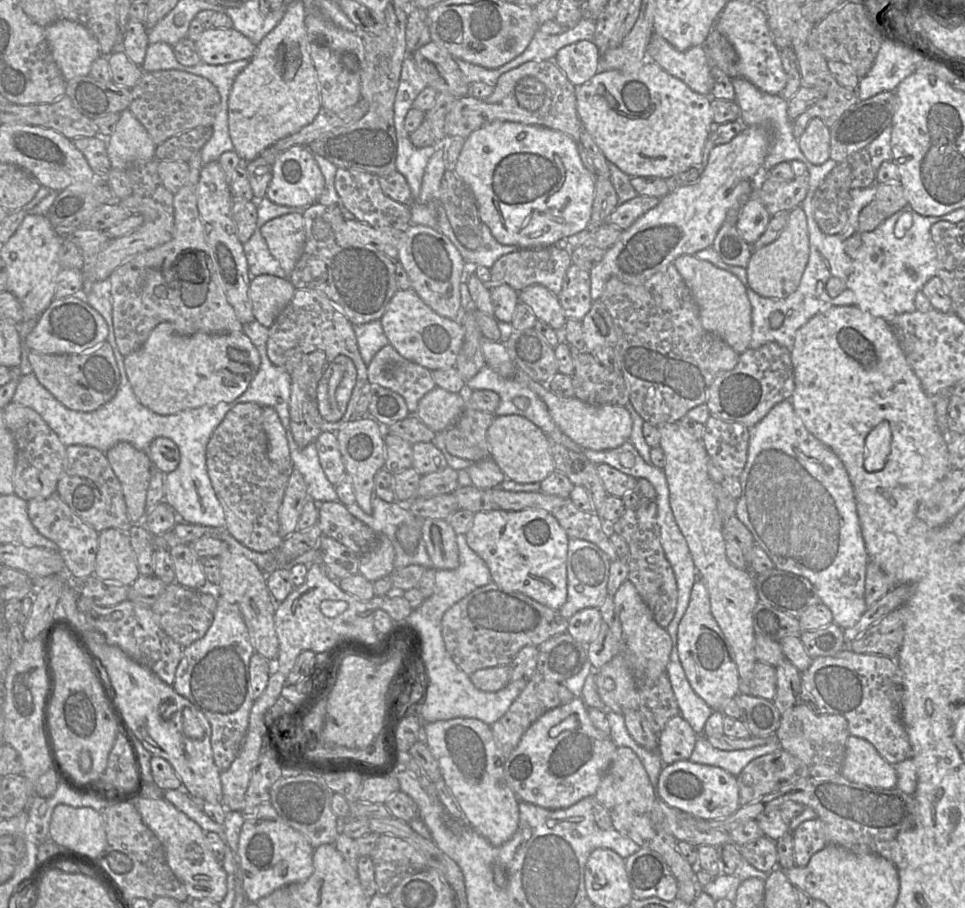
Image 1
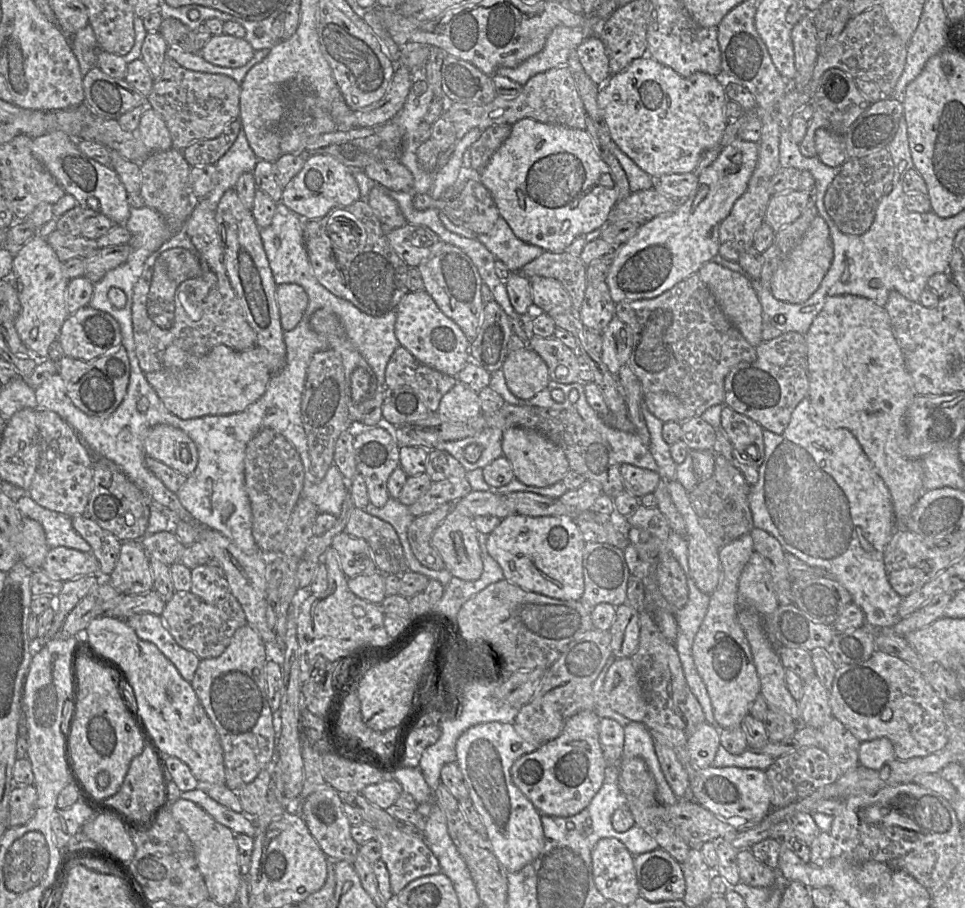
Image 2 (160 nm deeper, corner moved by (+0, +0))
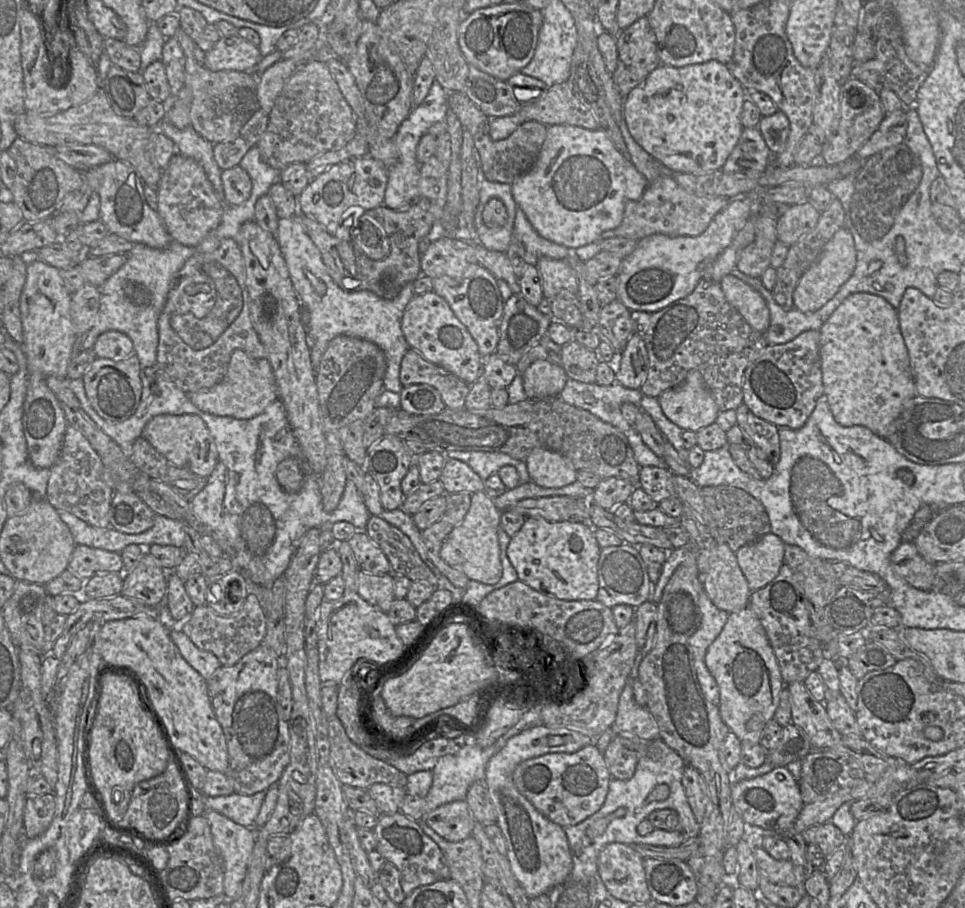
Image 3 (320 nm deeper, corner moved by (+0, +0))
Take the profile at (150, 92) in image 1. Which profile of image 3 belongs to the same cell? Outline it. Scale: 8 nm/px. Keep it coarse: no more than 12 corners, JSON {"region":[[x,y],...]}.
{"region":[[194,40],[186,58],[190,126],[213,144],[235,140],[259,110],[258,76],[210,71]]}

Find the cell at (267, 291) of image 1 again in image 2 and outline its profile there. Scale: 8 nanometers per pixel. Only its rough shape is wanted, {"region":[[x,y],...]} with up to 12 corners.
{"region":[[279,284],[276,300],[282,328],[294,329],[309,303],[298,284]]}

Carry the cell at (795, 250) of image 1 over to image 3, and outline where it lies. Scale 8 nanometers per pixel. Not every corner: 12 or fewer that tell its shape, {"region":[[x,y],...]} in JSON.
{"region":[[840,228],[805,271],[794,307],[814,312],[851,277],[857,253]]}

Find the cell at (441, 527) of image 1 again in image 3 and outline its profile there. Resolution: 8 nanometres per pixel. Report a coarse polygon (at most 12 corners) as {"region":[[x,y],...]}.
{"region":[[484,491],[464,519],[440,557],[469,580],[502,576],[501,511]]}

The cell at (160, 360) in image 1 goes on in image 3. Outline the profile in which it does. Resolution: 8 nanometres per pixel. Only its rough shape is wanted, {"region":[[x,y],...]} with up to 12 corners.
{"region":[[233,351],[221,382],[200,410],[253,418],[278,398],[268,359]]}

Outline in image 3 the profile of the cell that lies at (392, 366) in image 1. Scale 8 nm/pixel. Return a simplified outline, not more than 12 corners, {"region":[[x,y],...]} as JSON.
{"region":[[410,348],[403,387],[431,385],[447,409],[464,409],[470,385]]}

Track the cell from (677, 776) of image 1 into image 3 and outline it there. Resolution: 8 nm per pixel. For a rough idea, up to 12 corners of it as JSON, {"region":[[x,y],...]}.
{"region":[[785,767],[731,786],[746,824],[780,835],[790,861],[807,862],[794,831],[798,780]]}

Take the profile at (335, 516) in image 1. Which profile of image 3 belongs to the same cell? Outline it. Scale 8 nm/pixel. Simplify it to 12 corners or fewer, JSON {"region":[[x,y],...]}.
{"region":[[379,516],[365,532],[387,557],[391,574],[435,589],[438,578],[410,539]]}

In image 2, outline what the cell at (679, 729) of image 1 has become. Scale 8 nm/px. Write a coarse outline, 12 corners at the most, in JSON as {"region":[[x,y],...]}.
{"region":[[703,723],[687,741],[694,764],[712,767],[720,727]]}

